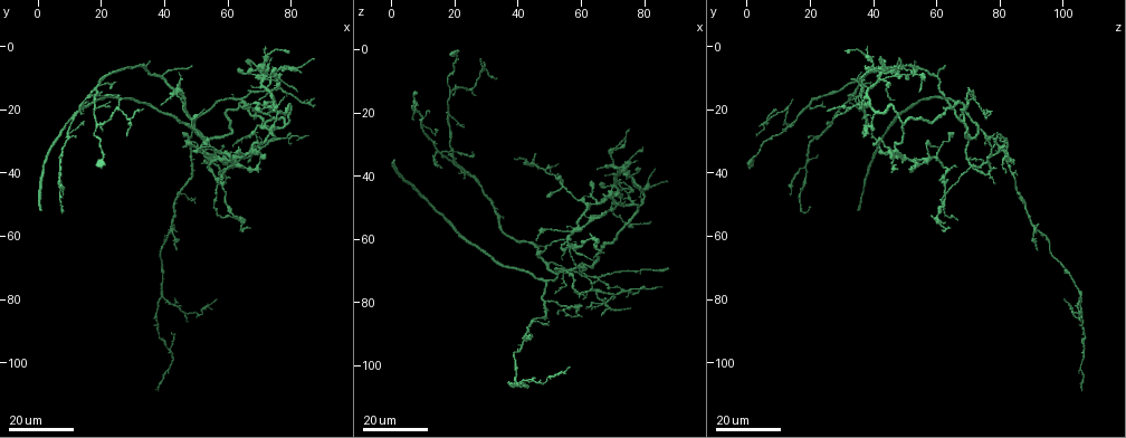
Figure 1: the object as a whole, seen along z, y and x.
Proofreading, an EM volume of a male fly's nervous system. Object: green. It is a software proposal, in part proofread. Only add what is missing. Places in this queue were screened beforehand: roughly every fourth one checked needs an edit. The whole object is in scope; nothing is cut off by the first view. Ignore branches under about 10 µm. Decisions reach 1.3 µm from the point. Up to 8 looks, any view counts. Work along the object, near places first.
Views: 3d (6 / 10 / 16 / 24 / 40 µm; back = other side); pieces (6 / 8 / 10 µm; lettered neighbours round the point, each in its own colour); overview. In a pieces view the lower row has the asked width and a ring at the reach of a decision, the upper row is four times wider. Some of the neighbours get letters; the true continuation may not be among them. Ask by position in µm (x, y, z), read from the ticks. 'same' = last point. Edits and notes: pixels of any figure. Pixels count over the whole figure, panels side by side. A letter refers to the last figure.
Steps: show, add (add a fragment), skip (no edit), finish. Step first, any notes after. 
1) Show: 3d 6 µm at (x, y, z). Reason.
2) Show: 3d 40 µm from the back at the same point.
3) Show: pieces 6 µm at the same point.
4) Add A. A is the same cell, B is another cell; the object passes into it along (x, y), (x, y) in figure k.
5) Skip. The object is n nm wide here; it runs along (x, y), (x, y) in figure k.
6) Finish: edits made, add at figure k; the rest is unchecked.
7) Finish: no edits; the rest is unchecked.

Show: 3d 24 µm at (36, 5, 53). Thin end.

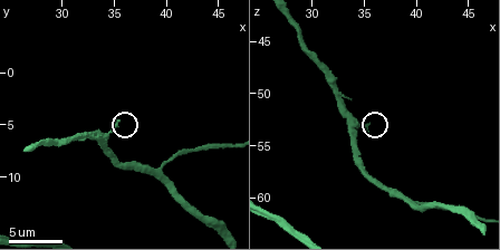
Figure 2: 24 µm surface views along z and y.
Show: 3d 6 µm at (35.2, 4.8, 53.0). Closer look.

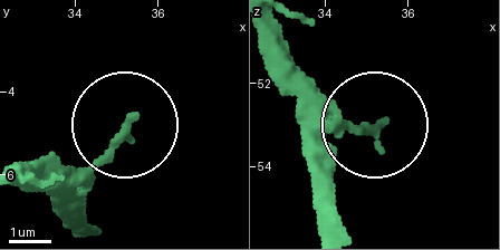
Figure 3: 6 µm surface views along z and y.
Show: pieces 6 µm at (35.30, 4.75, 53.00).

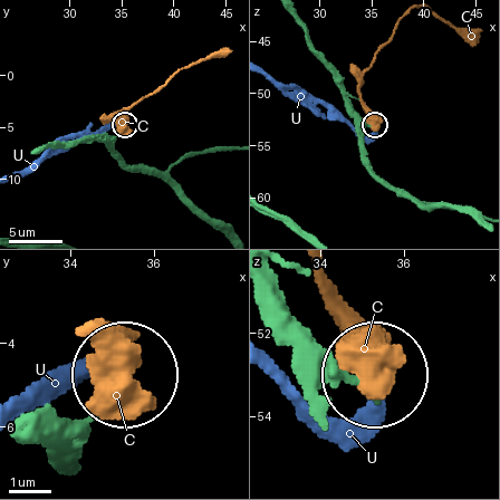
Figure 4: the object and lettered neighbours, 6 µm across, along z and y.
Skip. The object is 200 nm wide here; C and U are other cells; none of them fits.

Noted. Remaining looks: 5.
Show: 3d 16 µm at (75, 29, 82).

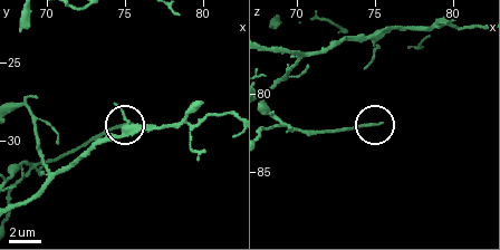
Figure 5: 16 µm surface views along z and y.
Show: pieces 6 µm at the same point. See the neighbours.

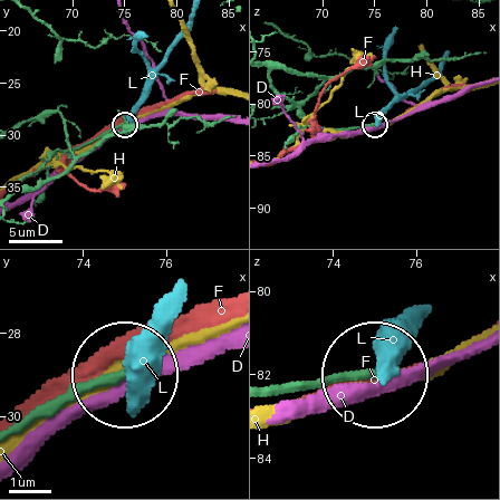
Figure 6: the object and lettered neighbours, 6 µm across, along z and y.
Skip. D, F, H and L are other cells; no lettered fragment goes on from it.

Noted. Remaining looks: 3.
Show: 3d 24 µm at (48, 5, 62). An open end.

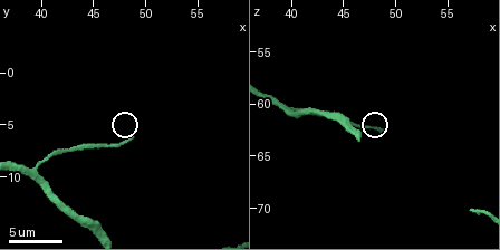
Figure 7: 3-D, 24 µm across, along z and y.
Show: pieces 6 µm at (48.8, 6.0, 62.8).

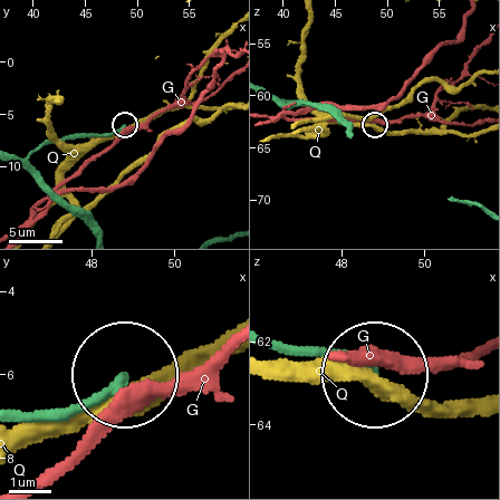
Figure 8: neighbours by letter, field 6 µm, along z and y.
Skip. G and Q are other cells; it runs along (80, 219), (29, 159), (47, 144), (108, 134), (123, 124) in figure 8; no lettered fragment goes on from it.

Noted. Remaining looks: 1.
Finish: no edits; the rest is unchecked.

